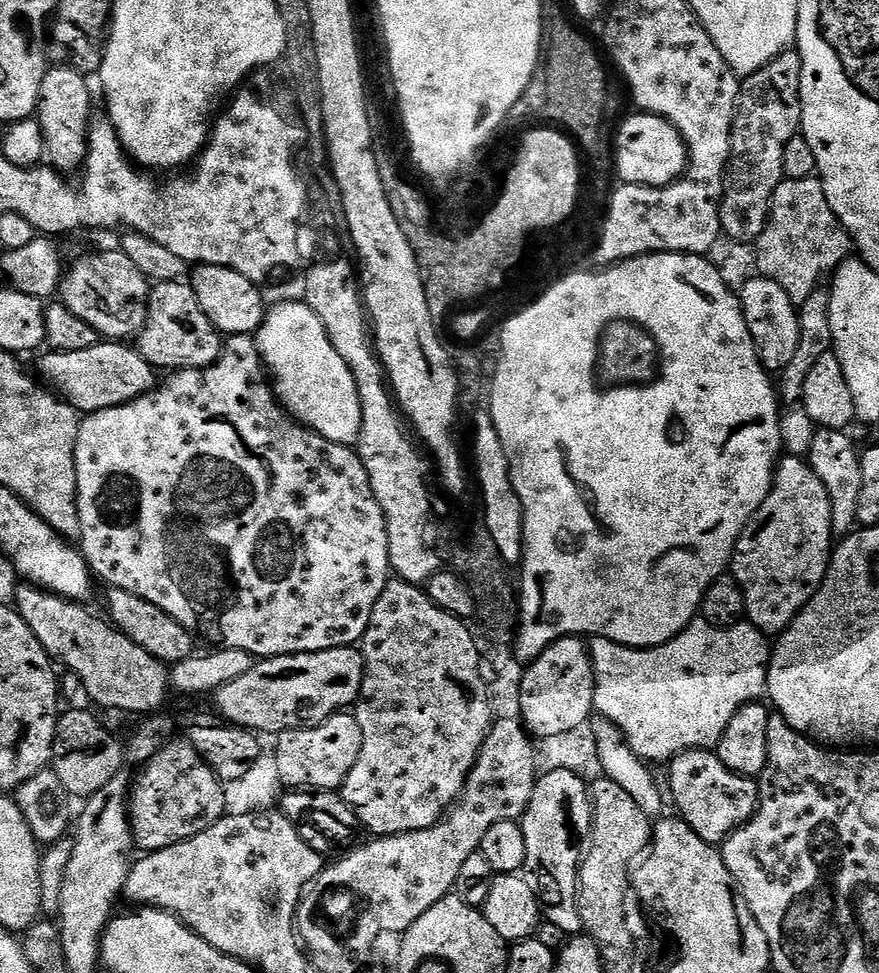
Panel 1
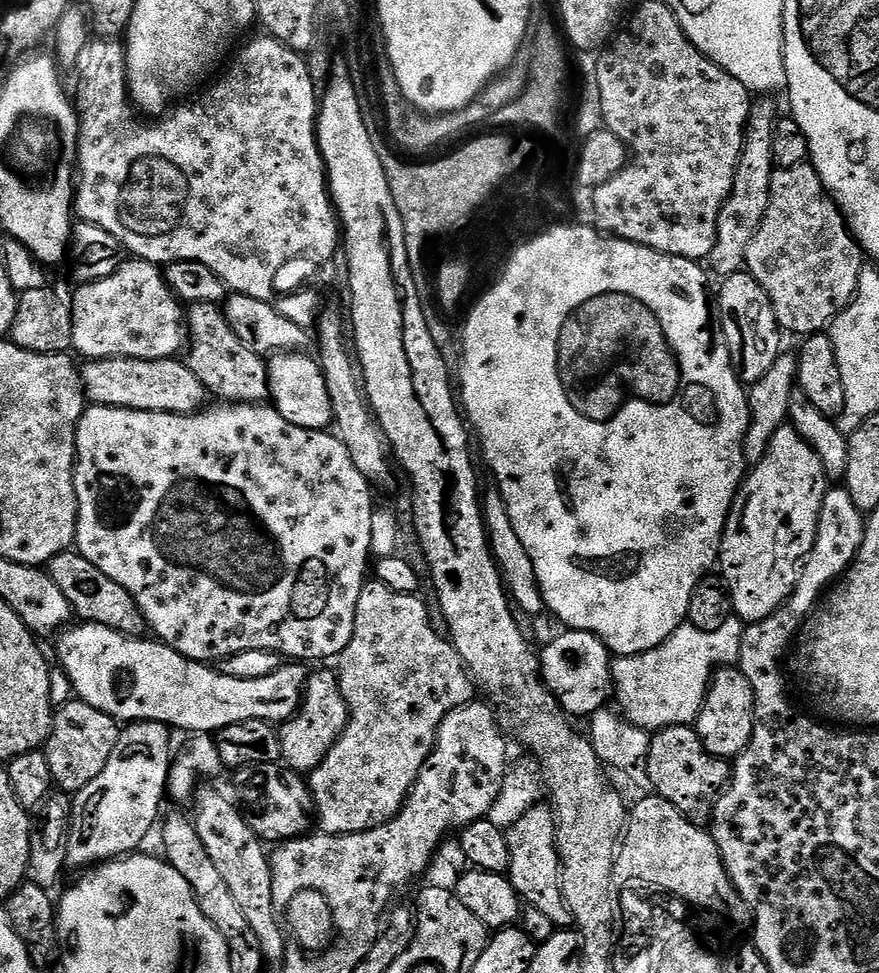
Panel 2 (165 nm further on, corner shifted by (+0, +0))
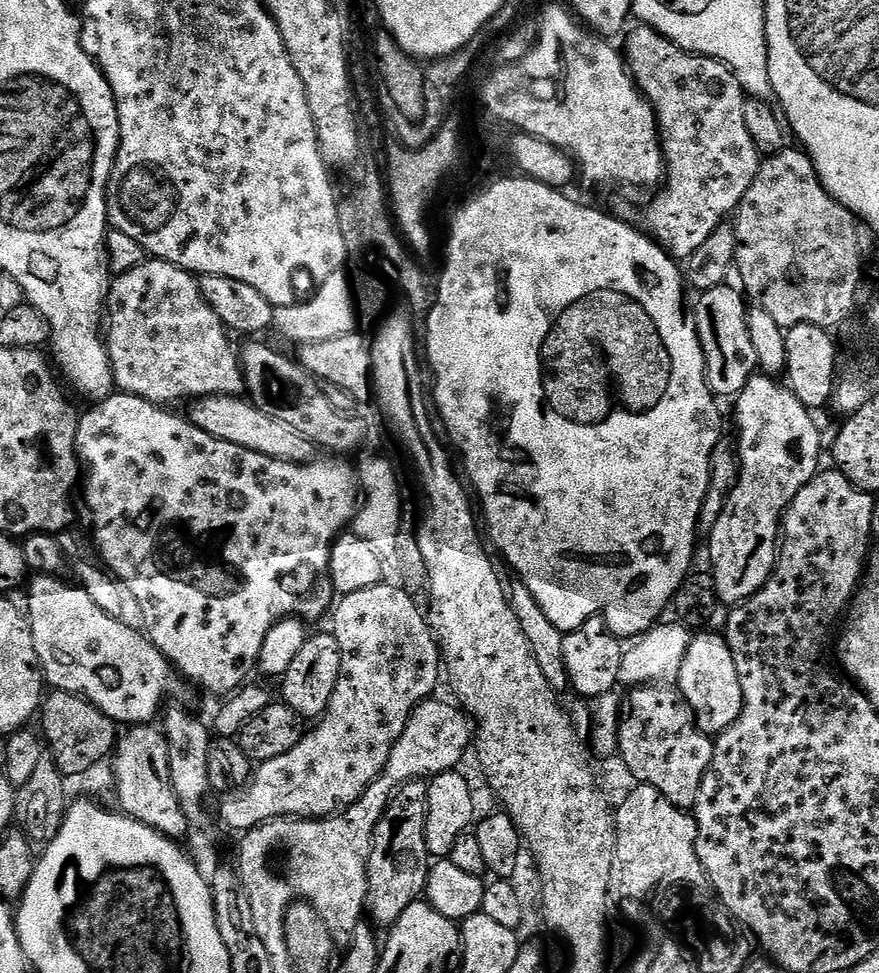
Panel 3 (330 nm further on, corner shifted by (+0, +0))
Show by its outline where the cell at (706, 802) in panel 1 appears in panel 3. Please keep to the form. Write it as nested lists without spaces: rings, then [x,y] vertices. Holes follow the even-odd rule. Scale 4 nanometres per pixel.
[[[636,686],[627,693],[617,730],[618,755],[636,779],[637,785],[649,784],[658,790],[674,806],[683,810],[695,809],[698,790],[702,790],[702,778],[714,758],[714,740],[698,730],[694,714],[685,702],[683,694],[672,686]]]

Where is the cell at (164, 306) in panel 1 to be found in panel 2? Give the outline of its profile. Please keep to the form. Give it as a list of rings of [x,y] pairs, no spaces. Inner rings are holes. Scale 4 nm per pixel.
[[[190,304],[186,308],[186,363],[188,369],[193,372],[198,378],[198,382],[202,382],[205,393],[212,392],[224,402],[231,402],[234,404],[262,404],[269,399],[270,393],[268,390],[268,365],[265,357],[260,356],[254,350],[250,350],[250,346],[246,346],[246,342],[242,342],[242,338],[238,338],[238,334],[234,334],[234,330],[230,328],[230,322],[224,317],[224,309],[220,304]]]

